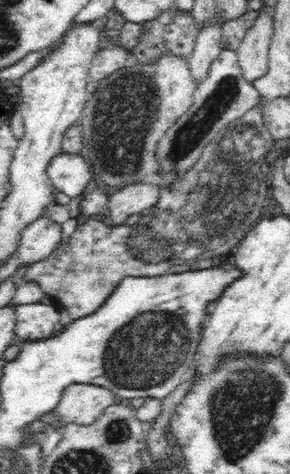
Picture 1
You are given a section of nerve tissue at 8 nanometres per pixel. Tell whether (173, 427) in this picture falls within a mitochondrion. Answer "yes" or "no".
no

